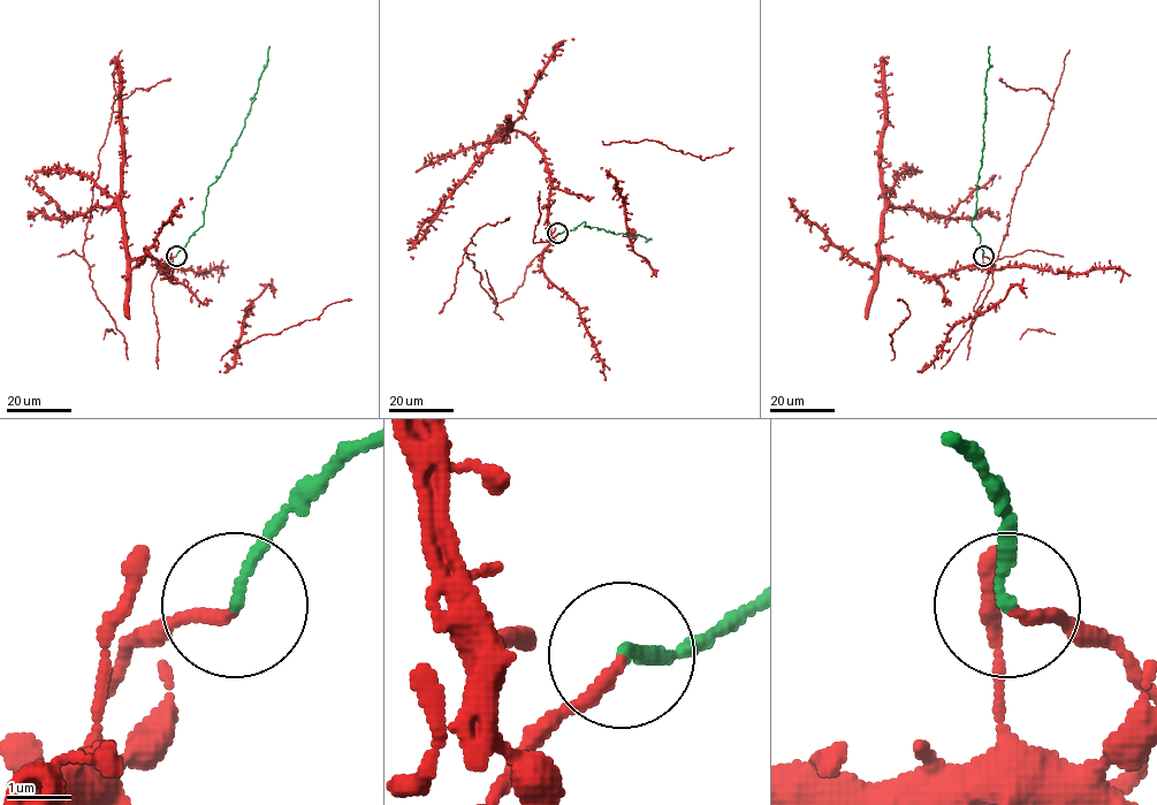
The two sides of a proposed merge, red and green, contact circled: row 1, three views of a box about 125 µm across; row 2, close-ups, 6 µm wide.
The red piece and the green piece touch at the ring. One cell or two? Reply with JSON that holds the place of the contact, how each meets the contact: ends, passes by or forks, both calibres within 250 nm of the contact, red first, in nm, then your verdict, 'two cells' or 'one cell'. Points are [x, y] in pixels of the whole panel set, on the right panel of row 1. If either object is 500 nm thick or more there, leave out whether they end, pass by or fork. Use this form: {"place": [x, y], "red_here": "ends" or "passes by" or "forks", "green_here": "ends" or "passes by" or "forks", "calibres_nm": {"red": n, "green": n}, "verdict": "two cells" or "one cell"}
{"place": [983, 256], "red_here": "ends", "green_here": "ends", "calibres_nm": {"red": 190, "green": 160}, "verdict": "one cell"}

